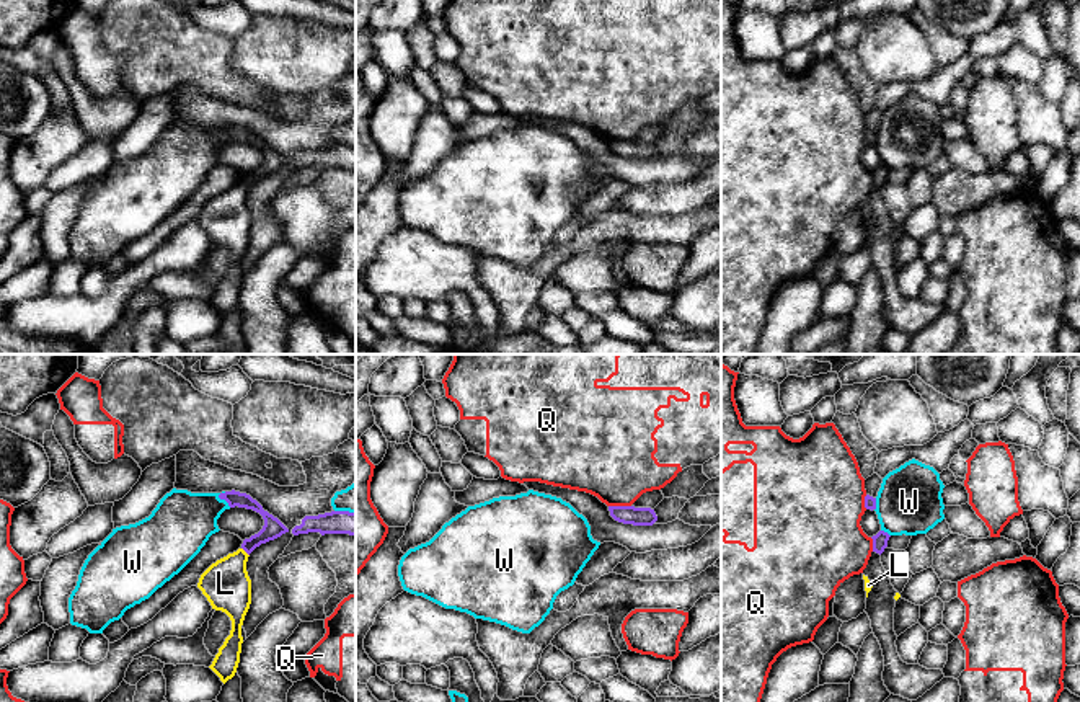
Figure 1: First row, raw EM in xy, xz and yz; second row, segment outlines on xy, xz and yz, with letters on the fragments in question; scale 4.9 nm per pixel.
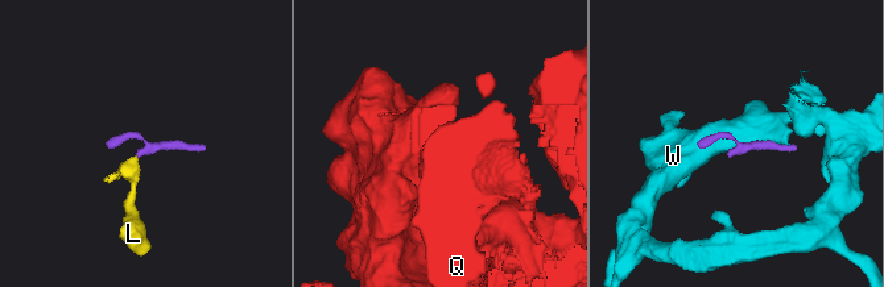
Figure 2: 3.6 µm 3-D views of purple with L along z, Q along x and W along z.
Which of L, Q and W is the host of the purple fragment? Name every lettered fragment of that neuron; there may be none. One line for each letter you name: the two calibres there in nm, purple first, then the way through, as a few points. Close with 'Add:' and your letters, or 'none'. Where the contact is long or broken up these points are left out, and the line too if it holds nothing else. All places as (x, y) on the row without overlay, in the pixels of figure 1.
L: 100 nm thick on the purple side, 240 nm on the other; runs through xy (273, 162), (245, 185), (235, 196), (225, 217)
Add: L

